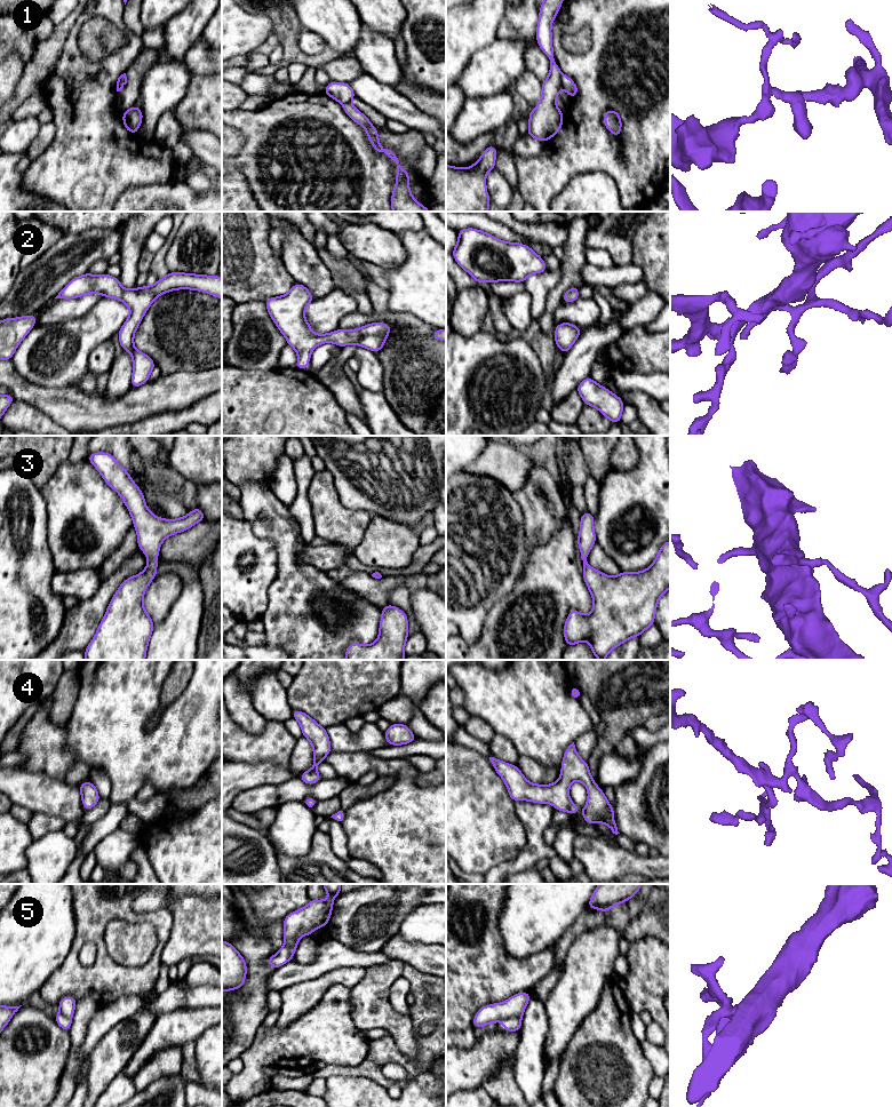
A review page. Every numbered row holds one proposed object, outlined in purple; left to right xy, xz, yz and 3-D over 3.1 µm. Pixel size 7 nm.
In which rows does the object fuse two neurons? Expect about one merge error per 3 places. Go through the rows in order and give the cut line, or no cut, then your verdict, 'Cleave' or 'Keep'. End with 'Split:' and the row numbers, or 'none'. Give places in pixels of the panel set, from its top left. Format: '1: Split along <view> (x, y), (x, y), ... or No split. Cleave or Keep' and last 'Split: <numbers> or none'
1: Split along yz (563, 76), (560, 85). Cleave
2: No split. Keep
3: No split. Keep
4: No split. Keep
5: Split along yz (520, 1016), (510, 1016), (503, 1019). Cleave
Split: 1, 5

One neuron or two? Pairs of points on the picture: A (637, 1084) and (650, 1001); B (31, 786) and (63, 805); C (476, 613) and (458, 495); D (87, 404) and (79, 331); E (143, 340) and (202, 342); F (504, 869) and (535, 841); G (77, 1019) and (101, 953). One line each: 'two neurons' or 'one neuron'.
A: two neurons
B: one neuron
C: one neuron
D: two neurons
E: one neuron
F: one neuron
G: two neurons

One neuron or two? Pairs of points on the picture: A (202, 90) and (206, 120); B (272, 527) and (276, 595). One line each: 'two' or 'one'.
A: one
B: one

